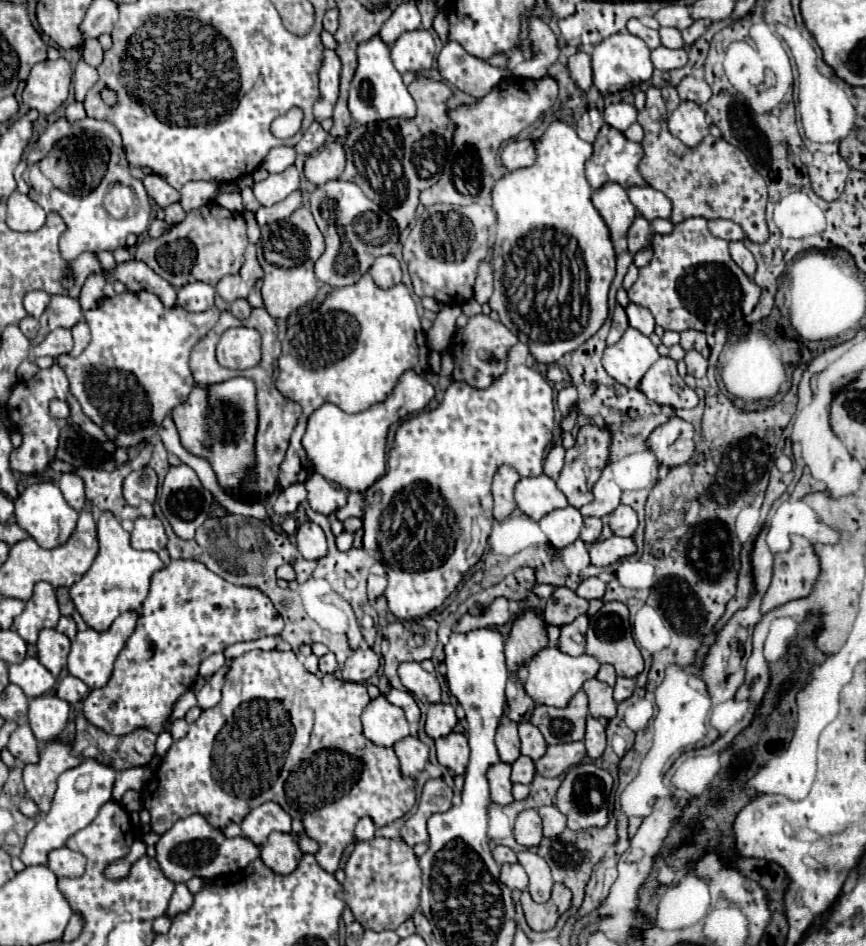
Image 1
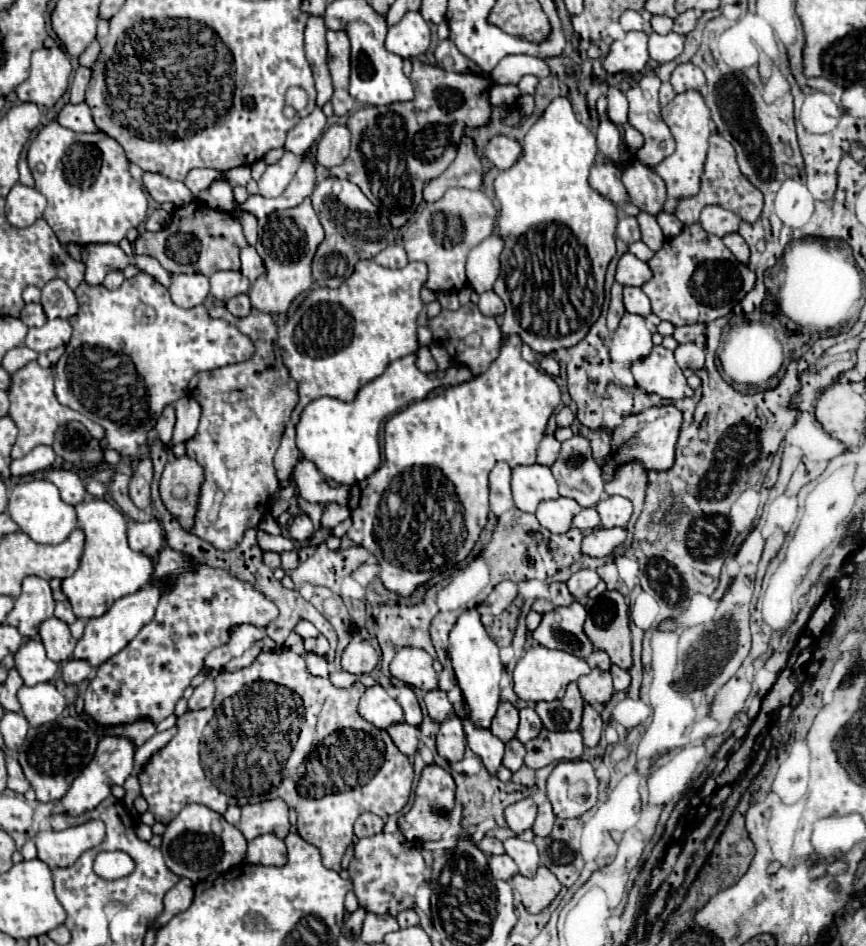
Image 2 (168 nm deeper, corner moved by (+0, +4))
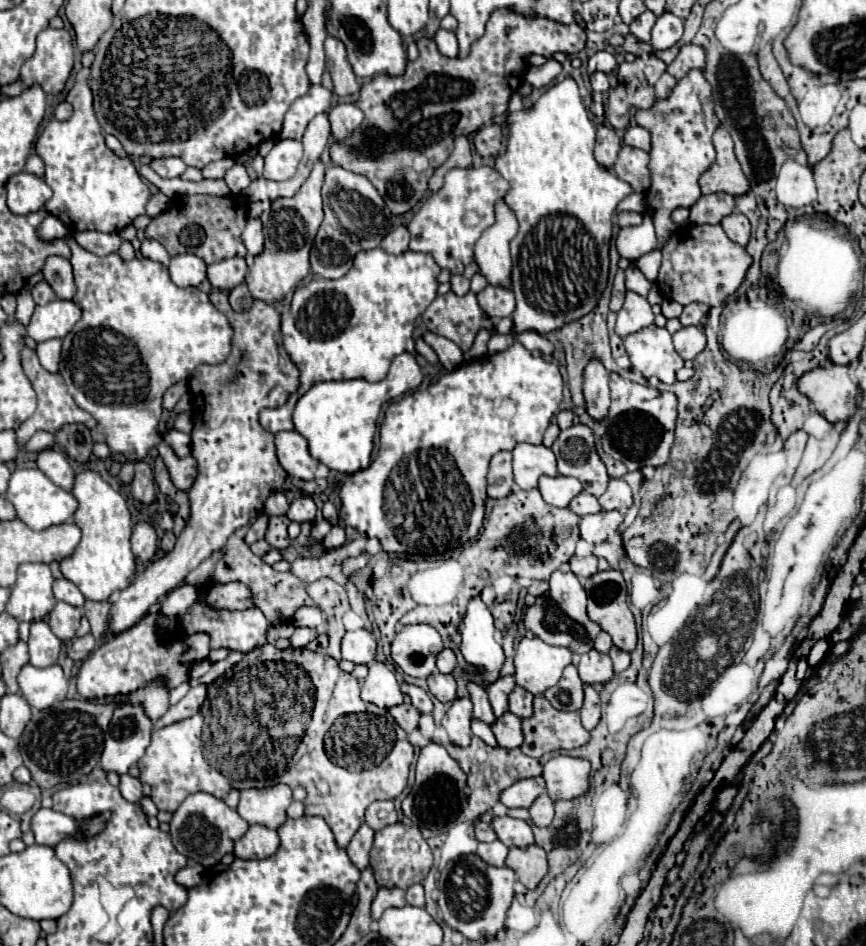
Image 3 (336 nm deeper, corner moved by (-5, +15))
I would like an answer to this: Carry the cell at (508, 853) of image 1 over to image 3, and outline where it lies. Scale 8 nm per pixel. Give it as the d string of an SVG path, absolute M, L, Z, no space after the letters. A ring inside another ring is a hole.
M481 820L475 822L475 838L479 842L493 842L493 840L497 840L495 832L491 830L491 826L487 822L481 822Z

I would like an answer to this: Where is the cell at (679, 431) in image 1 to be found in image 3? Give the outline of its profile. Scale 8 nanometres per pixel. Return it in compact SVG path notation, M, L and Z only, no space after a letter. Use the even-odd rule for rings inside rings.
M611 374L611 408L603 420L593 420L587 412L583 412L581 424L587 424L595 434L595 446L601 458L611 456L613 460L621 460L629 472L641 470L643 466L663 466L669 460L669 450L673 446L673 430L677 420L677 398L671 392L659 392L649 386L635 384L631 380L621 378L619 374Z

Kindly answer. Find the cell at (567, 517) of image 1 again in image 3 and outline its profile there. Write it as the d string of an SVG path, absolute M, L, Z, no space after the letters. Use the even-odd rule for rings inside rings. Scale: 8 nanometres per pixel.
M561 474L559 476L541 476L537 488L545 502L559 506L559 508L565 508L569 504L569 500L583 490L581 482L577 478L561 476Z

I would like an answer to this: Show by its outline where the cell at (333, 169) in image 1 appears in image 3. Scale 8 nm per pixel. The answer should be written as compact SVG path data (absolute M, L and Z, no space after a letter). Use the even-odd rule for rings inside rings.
M337 104L333 110L329 110L329 120L335 140L343 140L361 126L363 112L357 104Z

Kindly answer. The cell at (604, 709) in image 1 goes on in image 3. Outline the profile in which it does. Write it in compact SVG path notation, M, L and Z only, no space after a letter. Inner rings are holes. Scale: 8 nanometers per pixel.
M589 650L587 654L581 654L579 660L579 676L585 684L605 684L613 678L613 666L607 654Z

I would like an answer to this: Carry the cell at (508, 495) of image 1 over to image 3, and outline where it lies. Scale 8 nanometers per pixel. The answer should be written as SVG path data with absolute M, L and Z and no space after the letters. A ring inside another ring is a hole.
M503 450L491 458L487 474L487 496L505 498L513 490L513 472L511 472L511 452Z

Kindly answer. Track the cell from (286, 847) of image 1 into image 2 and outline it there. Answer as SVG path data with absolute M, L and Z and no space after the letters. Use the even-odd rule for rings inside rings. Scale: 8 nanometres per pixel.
M266 833L260 835L252 841L248 841L248 851L246 851L246 861L254 865L276 865L282 867L286 863L286 843L284 839Z

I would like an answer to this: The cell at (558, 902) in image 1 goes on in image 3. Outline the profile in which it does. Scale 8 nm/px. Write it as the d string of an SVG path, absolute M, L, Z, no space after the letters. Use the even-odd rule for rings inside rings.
M531 844L527 848L517 848L517 846L509 848L505 866L515 870L517 880L531 890L539 884L539 880L547 874L547 868L549 868L545 850L539 848L537 844Z

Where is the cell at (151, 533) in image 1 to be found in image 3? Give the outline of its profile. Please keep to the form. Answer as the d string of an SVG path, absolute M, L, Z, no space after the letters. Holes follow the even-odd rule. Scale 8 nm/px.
M137 522L133 536L131 536L131 548L139 564L147 564L157 550L157 534L155 528L149 522Z

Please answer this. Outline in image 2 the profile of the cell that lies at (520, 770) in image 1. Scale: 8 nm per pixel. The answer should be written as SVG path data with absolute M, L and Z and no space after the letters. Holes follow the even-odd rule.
M512 739L512 743L506 743L506 755L502 759L502 765L516 773L524 765L524 755L526 755L524 745L518 739Z

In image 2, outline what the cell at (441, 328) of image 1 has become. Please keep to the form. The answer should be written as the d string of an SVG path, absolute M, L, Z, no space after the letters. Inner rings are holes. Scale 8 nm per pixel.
M410 353L392 363L384 375L364 385L352 403L344 403L334 397L320 397L308 403L302 411L300 423L296 425L296 445L302 457L312 461L328 479L352 487L372 475L382 463L378 445L380 423L388 415L406 409L412 401L424 399L436 387L438 381L424 375L416 367L416 353Z

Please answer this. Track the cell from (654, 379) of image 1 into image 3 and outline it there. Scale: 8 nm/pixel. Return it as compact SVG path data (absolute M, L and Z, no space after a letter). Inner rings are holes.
M655 324L623 338L631 366L645 378L659 378L665 384L677 382L675 370L683 368L683 358L675 352L671 334Z

